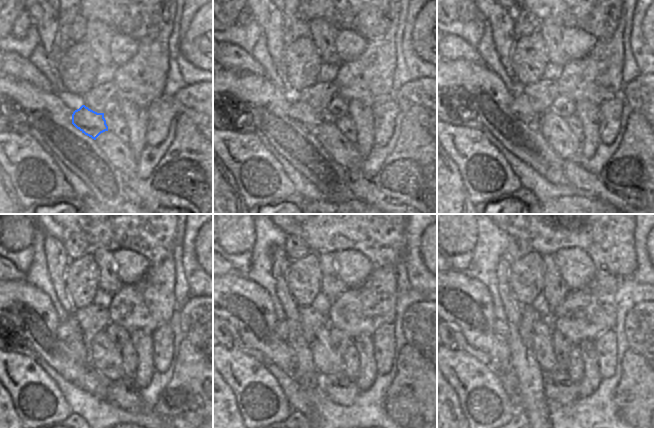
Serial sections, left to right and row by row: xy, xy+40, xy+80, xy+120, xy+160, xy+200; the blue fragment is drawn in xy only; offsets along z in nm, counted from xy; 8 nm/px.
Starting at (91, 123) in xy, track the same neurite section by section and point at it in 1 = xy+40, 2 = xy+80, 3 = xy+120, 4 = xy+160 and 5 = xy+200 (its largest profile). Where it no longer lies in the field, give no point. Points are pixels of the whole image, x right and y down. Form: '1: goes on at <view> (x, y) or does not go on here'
1: goes on at xy+40 (300, 112)
2: goes on at xy+80 (520, 106)
3: goes on at xy+120 (69, 331)
4: goes on at xy+160 (289, 331)
5: goes on at xy+200 (502, 328)

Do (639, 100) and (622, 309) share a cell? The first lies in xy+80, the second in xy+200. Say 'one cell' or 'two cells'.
two cells

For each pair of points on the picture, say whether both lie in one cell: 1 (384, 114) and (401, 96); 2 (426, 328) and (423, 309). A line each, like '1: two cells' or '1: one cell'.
1: two cells
2: one cell

